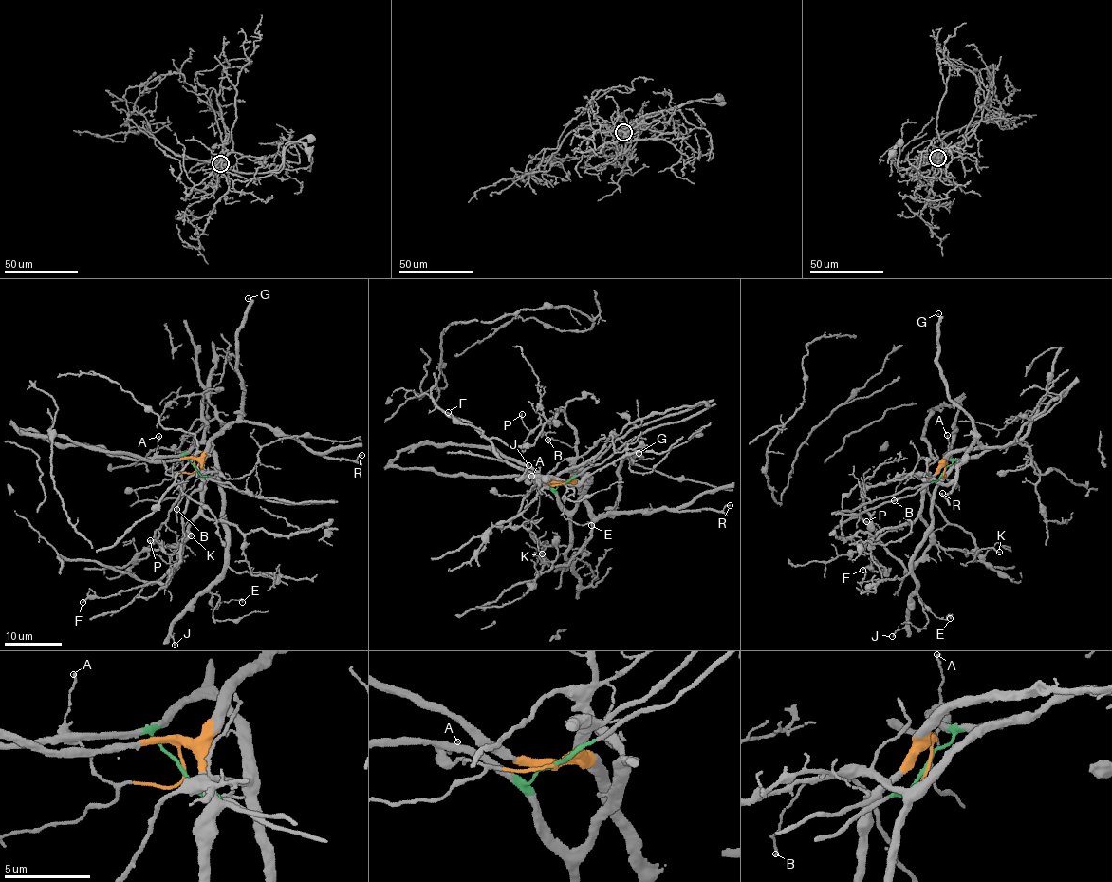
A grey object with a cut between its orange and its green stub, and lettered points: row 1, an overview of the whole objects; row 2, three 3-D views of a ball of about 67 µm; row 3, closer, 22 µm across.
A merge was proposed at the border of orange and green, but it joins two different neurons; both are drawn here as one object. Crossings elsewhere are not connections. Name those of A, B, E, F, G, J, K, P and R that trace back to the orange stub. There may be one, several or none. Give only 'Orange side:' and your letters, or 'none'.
Orange side: A, G, R

